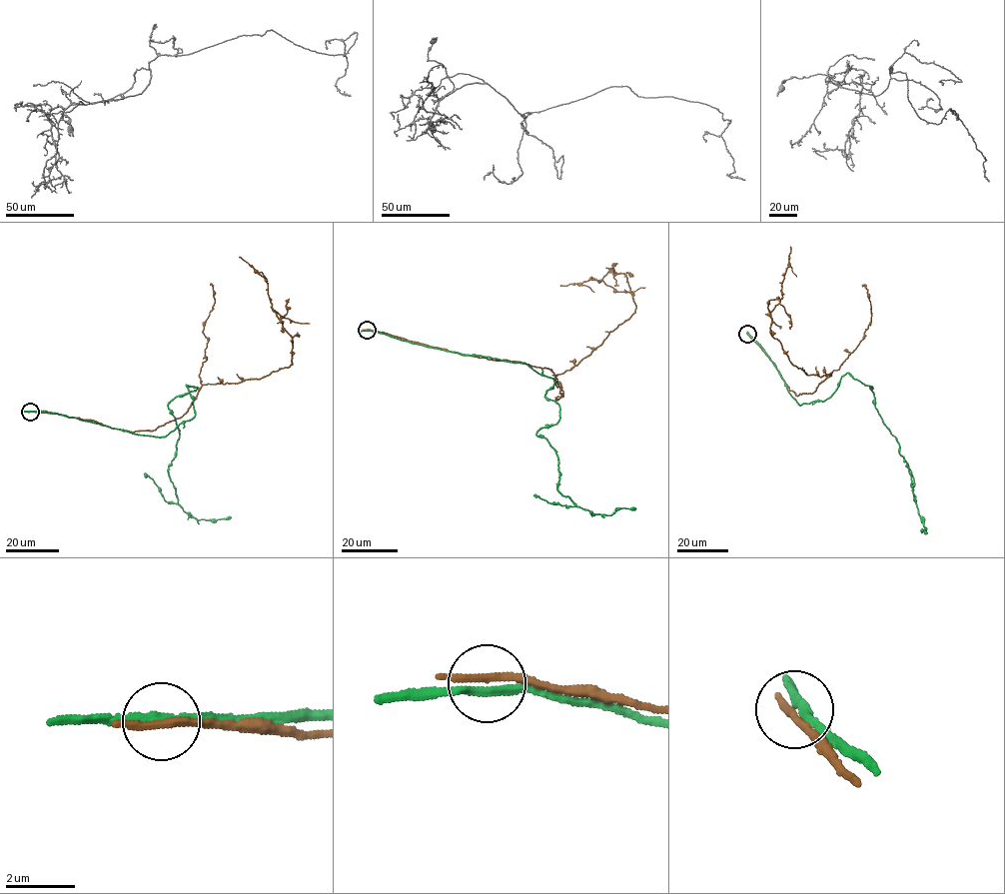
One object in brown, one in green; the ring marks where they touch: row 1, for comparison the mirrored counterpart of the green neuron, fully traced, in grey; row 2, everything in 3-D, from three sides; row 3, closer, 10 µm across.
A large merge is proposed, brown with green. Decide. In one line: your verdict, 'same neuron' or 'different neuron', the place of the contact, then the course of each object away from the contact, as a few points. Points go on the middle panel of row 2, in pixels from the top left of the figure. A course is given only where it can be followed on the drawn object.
different neuron; place (367, 330); course brown (366, 330), (562, 374), (636, 308), (623, 274), (608, 272), (599, 282), (559, 285); course green (366, 330), (550, 377), (544, 395), (559, 419), (536, 434), (556, 454), (559, 491), (593, 513), (635, 508)

